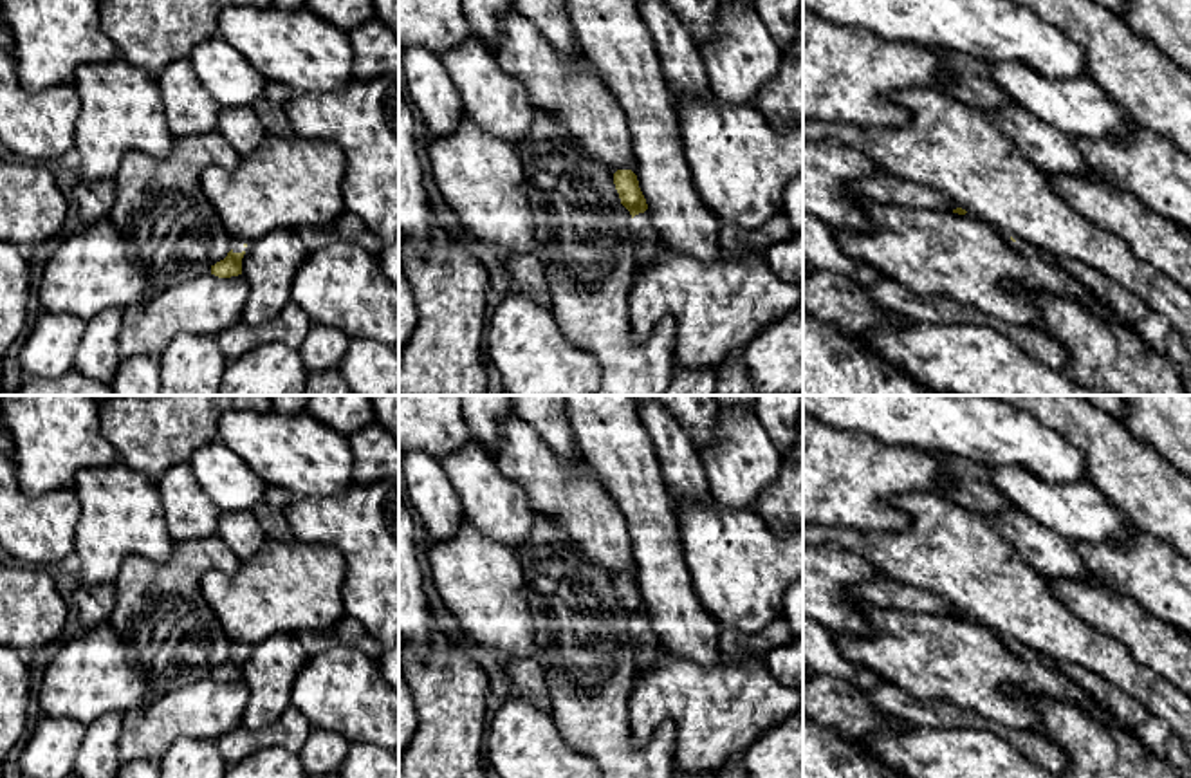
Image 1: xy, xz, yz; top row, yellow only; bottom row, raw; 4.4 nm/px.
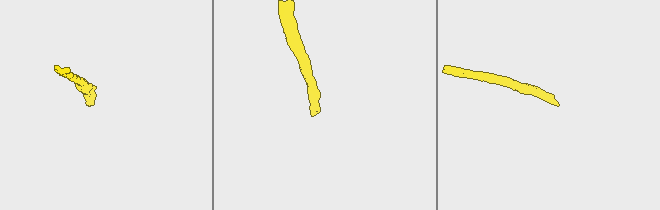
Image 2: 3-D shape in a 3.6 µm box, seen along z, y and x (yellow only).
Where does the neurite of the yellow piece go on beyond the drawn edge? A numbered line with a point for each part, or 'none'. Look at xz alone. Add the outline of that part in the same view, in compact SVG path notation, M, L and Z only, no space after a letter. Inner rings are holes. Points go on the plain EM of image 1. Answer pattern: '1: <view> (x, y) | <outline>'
1: xz (645, 641) | M648 616L635 619L630 632L635 644L635 675L639 675L653 666L659 644L651 632Z

